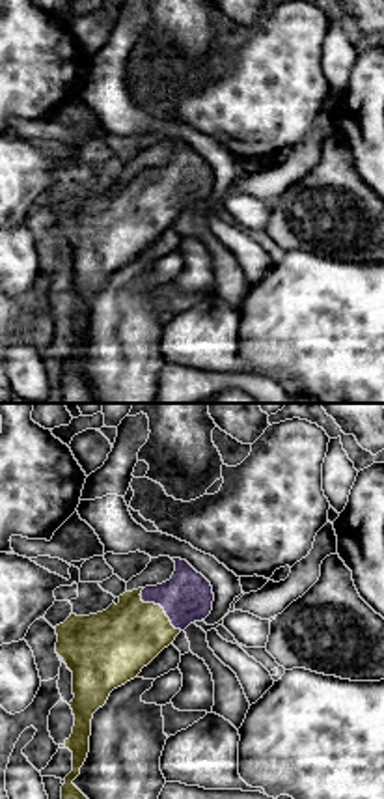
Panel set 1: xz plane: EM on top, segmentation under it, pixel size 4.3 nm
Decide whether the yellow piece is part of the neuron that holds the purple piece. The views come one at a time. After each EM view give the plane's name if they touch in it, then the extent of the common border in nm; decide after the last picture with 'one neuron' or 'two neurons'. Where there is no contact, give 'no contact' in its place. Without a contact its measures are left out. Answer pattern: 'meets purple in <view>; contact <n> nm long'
meets purple in xz; contact 260 nm long

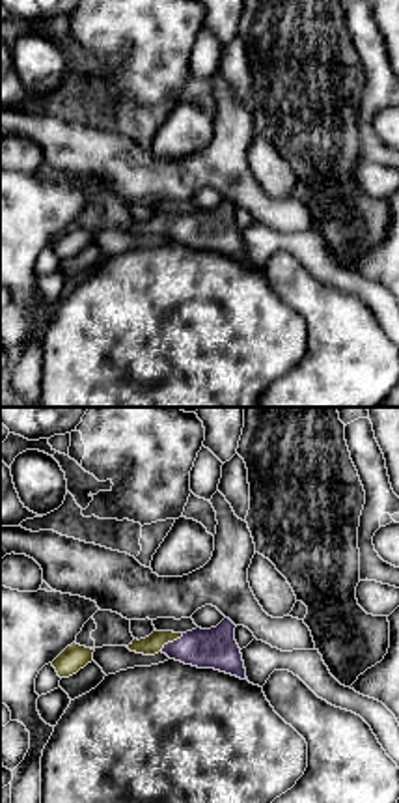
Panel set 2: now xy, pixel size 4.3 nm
meets purple in xy; contact 130 nm long

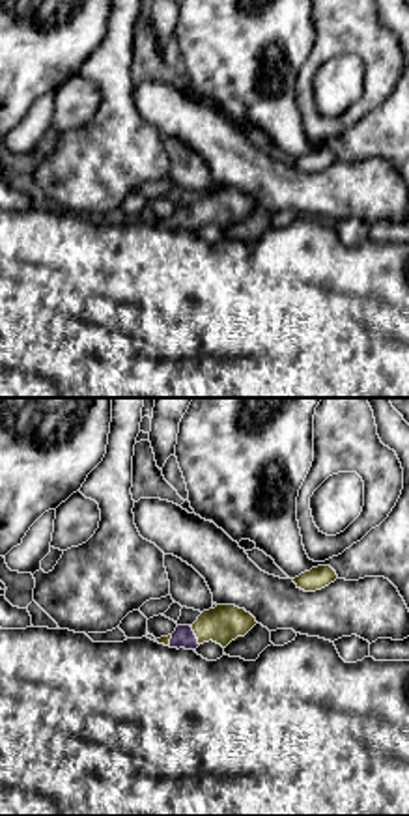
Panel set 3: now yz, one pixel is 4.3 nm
meets purple in yz; contact 100 nm long

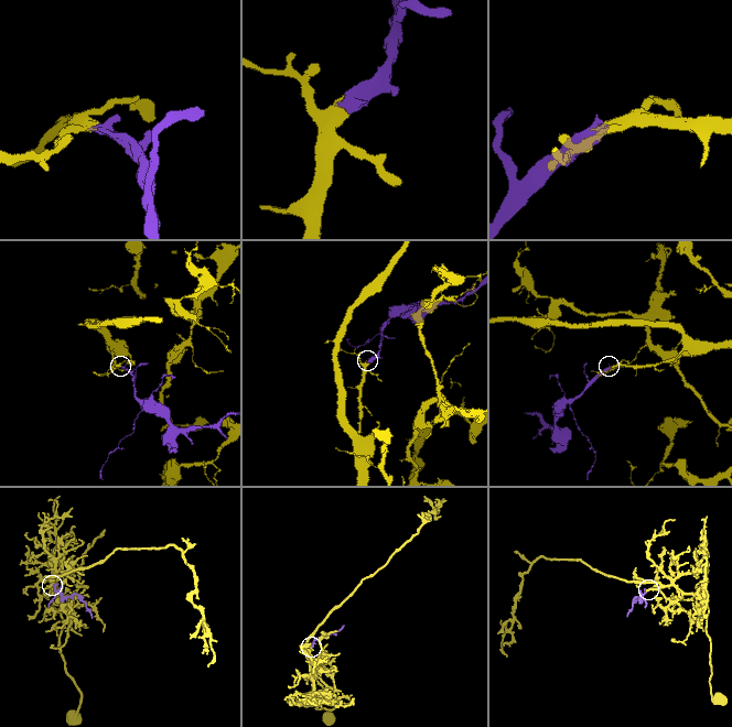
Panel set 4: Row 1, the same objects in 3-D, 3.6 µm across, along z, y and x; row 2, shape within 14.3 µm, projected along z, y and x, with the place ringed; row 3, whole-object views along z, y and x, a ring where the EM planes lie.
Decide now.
one neuron

